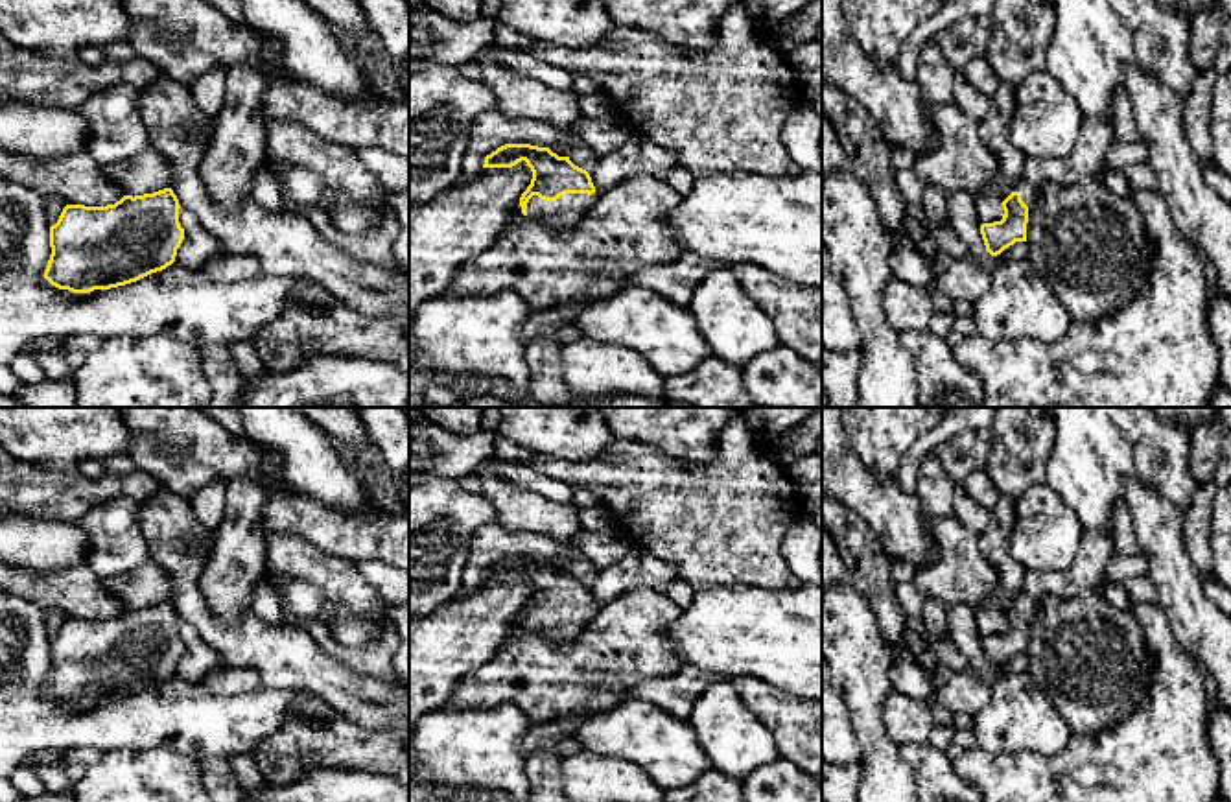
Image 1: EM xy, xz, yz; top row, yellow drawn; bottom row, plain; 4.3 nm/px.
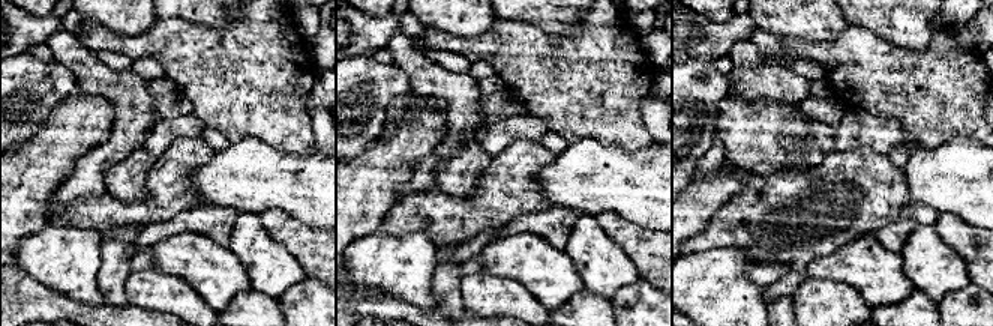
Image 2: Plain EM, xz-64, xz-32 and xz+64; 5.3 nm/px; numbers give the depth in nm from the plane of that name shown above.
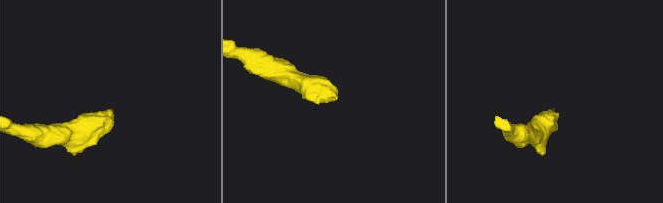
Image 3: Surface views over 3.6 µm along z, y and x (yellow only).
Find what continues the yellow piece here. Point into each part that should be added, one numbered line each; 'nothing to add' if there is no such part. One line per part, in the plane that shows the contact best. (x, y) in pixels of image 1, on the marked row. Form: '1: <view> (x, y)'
1: xz (566, 212)

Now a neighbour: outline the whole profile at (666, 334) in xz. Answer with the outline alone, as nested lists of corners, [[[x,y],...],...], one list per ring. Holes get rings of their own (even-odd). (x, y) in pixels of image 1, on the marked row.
[[[641,284],[586,306],[575,321],[584,337],[636,350],[663,378],[684,376],[713,354],[687,306]]]

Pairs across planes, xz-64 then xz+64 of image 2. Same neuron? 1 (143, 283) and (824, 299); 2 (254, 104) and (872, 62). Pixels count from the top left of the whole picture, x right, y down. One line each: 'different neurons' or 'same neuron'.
1: same neuron
2: same neuron

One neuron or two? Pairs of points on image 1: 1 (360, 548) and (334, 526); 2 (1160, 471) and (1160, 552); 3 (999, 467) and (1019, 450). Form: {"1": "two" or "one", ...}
{"1": "one", "2": "two", "3": "one"}

